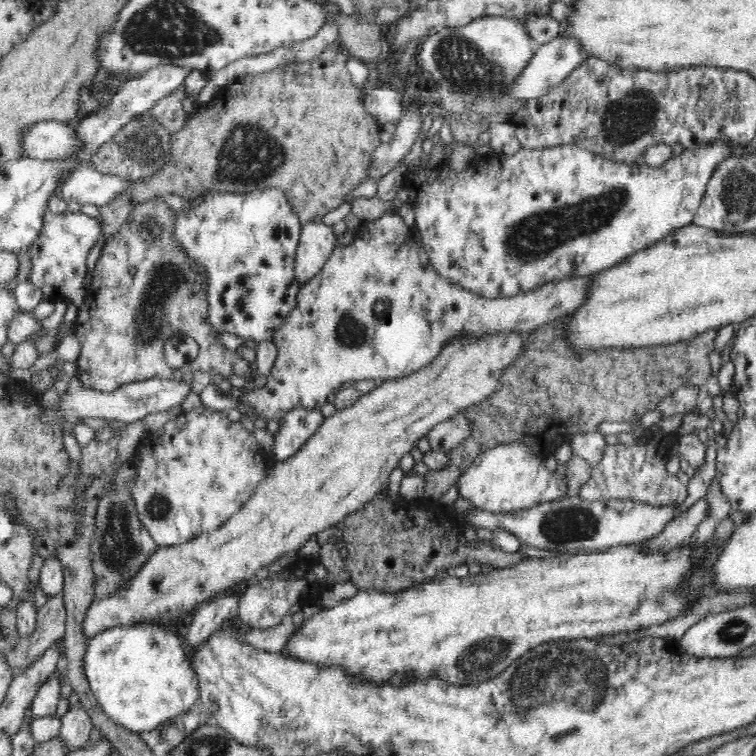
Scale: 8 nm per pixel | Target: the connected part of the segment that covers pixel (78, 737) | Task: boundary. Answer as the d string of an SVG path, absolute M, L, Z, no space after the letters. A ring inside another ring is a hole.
M81 703L74 704L62 716L60 735L66 739L70 751L90 741L90 734L96 729L87 708Z

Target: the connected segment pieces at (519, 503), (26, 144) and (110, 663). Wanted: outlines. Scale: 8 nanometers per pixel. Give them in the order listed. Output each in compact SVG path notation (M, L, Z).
M510 441L494 445L477 456L472 464L459 476L458 494L476 509L498 513L511 513L518 509L532 507L565 499L568 495L566 476L550 471L526 442Z
M42 121L24 127L22 136L22 156L36 160L66 158L78 148L73 136L72 124Z
M119 625L97 633L86 648L86 678L101 710L112 723L139 737L154 732L168 720L194 712L201 700L199 680L186 643L170 626L173 625Z

